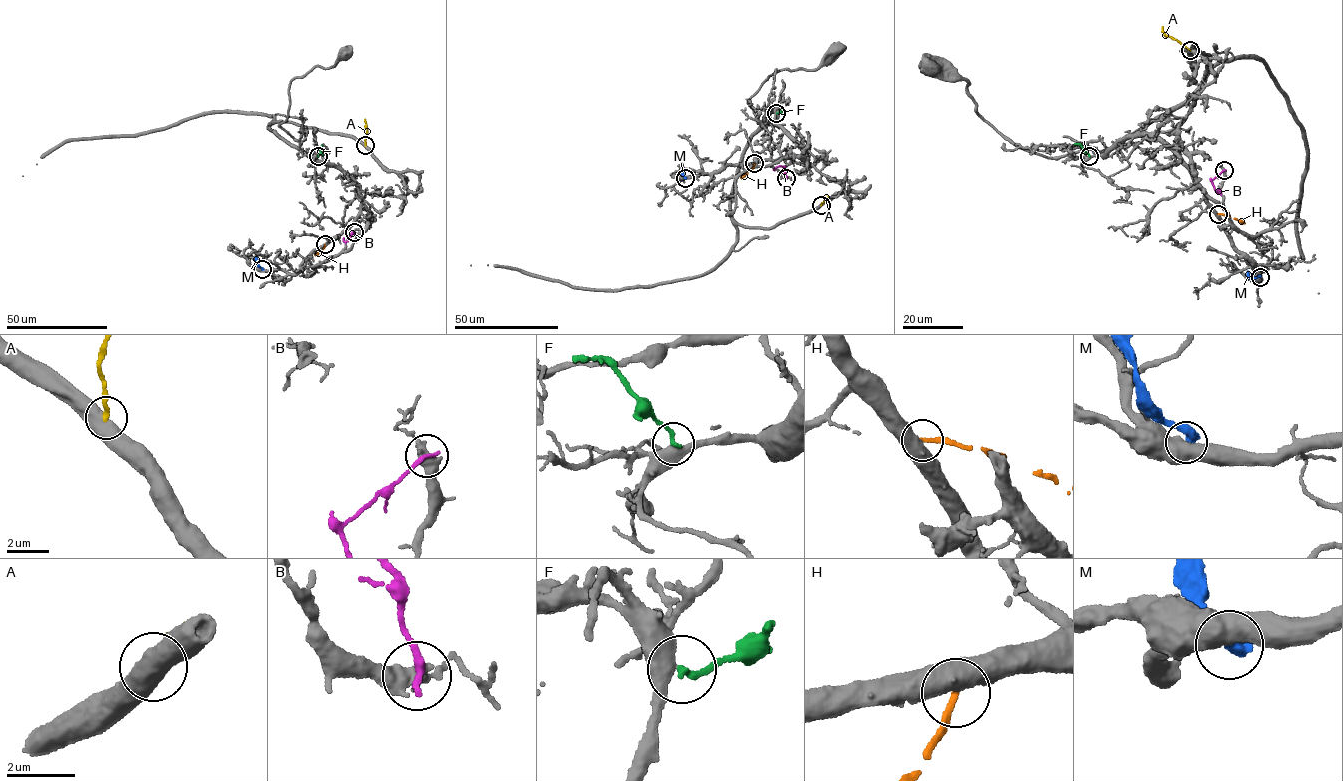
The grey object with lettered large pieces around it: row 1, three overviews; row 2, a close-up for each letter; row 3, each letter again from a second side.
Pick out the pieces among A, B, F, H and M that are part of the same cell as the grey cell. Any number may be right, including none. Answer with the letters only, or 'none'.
F

